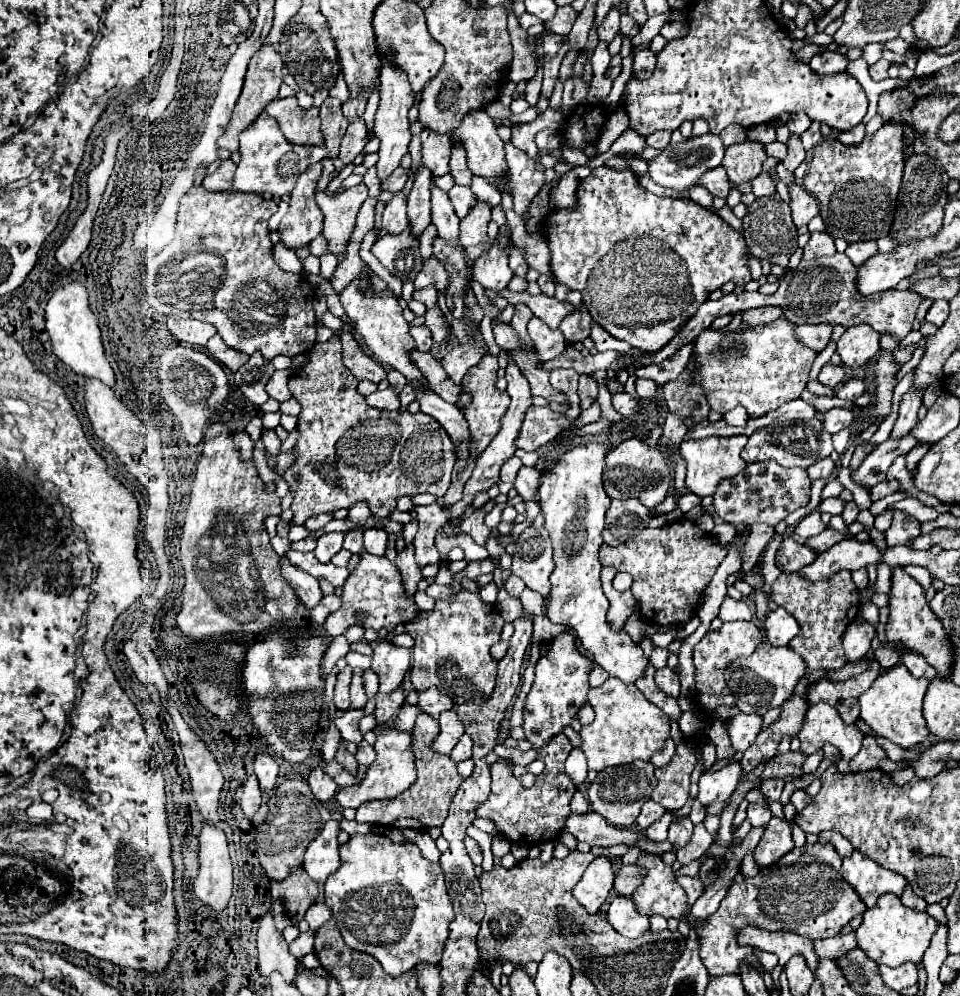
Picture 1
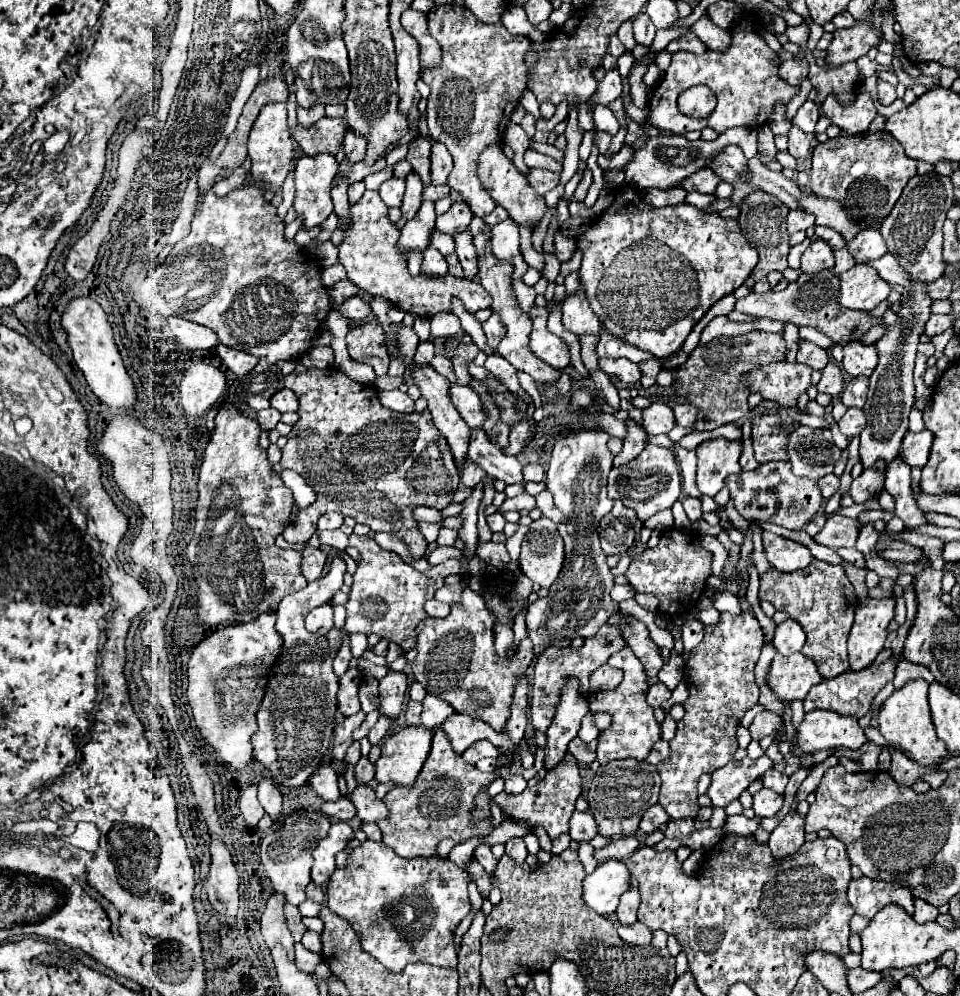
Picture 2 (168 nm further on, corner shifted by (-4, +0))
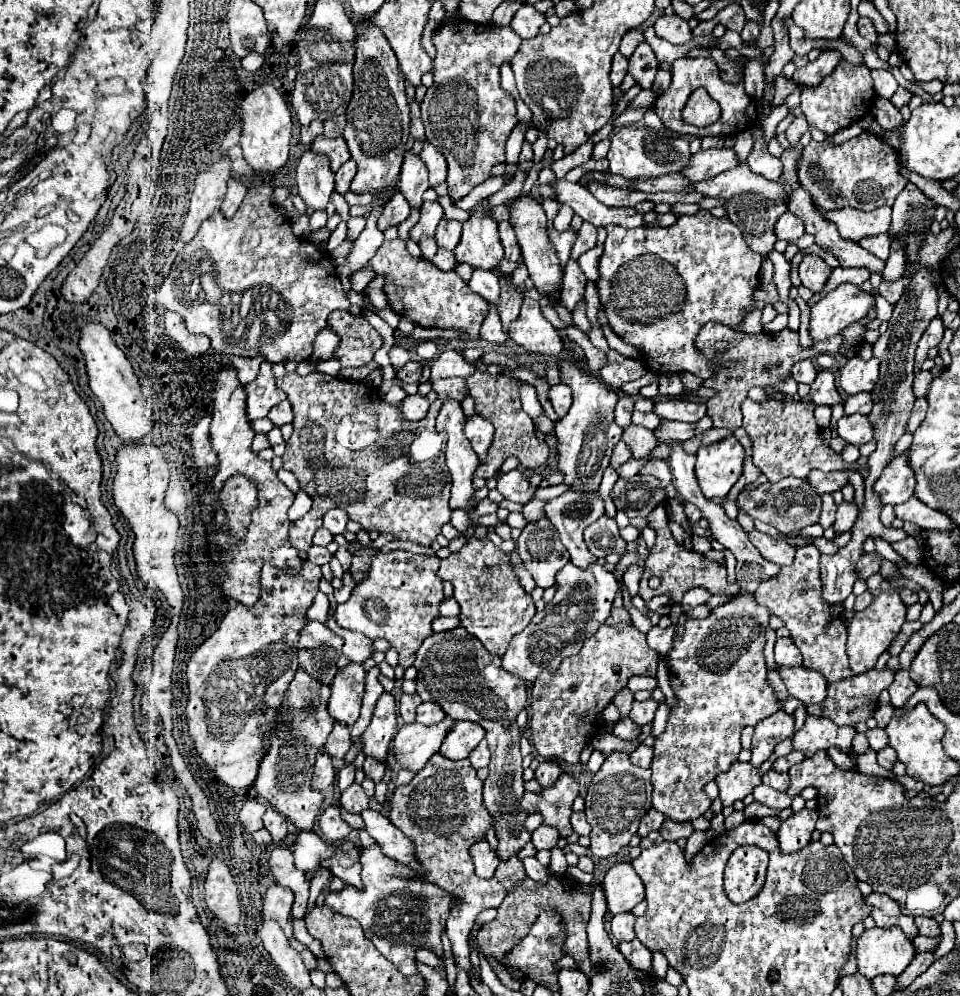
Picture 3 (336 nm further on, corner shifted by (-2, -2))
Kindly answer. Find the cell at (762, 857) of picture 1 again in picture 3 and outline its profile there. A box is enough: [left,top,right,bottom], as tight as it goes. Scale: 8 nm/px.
[776,810,818,854]

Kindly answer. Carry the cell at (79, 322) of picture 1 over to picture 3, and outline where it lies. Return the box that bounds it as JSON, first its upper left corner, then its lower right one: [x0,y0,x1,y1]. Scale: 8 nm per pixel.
[78,320,152,442]

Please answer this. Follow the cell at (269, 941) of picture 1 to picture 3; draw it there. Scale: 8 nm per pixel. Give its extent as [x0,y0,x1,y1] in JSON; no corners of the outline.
[262,884,294,938]

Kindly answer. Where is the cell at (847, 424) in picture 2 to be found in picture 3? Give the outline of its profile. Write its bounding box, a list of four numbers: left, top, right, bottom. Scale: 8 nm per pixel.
[836,414,872,444]

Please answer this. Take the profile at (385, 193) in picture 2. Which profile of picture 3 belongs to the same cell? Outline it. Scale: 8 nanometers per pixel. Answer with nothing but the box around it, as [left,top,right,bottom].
[378,190,410,230]

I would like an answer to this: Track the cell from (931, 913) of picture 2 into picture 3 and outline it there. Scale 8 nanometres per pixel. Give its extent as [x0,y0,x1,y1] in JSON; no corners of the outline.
[916,918,940,936]

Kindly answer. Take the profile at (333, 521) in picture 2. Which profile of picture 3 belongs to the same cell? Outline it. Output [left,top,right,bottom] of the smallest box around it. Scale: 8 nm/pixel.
[324,508,348,534]

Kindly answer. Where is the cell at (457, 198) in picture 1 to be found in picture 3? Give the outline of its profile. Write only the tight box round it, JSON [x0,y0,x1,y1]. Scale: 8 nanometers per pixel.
[436,218,462,250]

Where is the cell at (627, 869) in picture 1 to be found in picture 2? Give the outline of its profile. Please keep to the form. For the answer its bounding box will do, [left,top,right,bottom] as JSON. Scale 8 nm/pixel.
[616,888,640,926]

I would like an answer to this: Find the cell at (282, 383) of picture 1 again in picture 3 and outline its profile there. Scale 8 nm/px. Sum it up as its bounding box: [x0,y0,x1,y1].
[268,400,292,426]

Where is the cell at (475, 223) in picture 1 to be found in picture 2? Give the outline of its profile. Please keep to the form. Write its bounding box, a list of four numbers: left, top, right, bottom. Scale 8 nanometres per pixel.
[420,4,530,216]

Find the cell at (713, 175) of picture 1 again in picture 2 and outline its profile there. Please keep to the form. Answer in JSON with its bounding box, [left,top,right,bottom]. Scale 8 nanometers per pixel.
[678,168,720,194]

